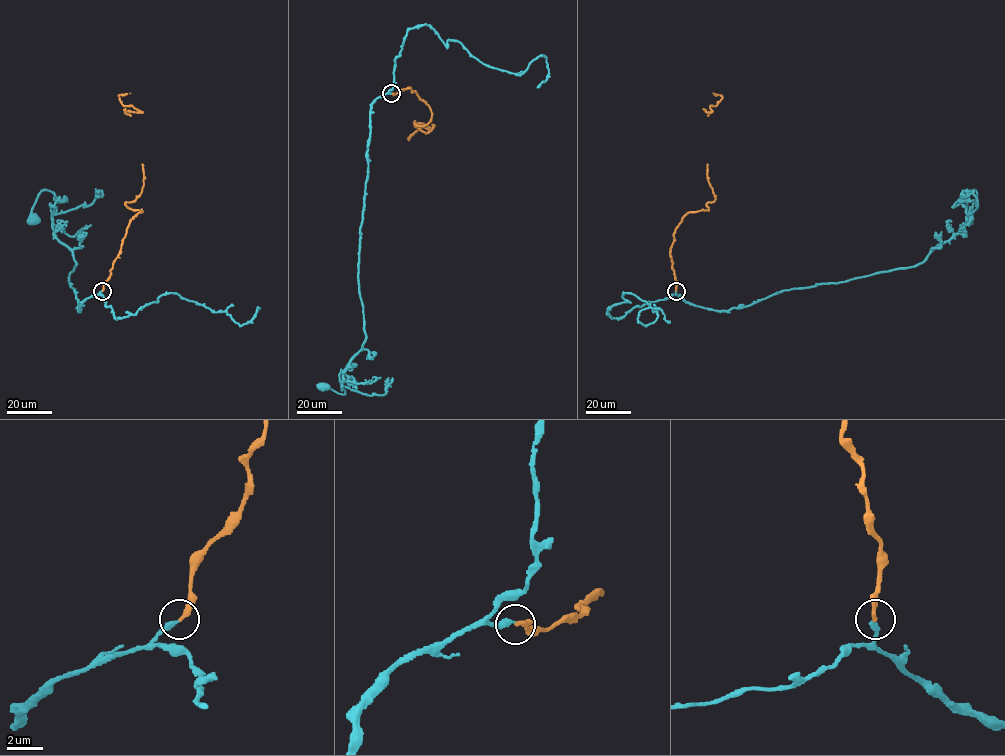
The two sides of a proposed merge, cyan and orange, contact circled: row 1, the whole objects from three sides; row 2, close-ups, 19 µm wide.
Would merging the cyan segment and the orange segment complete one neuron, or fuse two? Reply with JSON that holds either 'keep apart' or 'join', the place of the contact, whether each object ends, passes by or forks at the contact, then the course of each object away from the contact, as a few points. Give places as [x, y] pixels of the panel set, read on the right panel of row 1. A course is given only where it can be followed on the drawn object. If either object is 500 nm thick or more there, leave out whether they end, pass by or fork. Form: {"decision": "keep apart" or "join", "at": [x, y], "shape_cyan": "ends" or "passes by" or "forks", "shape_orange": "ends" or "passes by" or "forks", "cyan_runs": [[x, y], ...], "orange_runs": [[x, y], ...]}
{"decision": "join", "at": [676, 291], "shape_cyan": "ends", "shape_orange": "ends", "cyan_runs": [[676, 291], [687, 303], [727, 311], [785, 290], [913, 267], [964, 229], [975, 190], [968, 220]], "orange_runs": [[676, 290], [675, 229], [688, 212], [708, 210], [714, 200], [706, 112], [722, 97], [714, 94]]}

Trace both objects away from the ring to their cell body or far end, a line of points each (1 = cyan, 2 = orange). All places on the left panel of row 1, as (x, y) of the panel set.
1: (101, 291), (79, 311), (68, 278), (76, 262), (53, 229), (53, 193), (38, 195), (32, 220)
2: (101, 290), (142, 212), (125, 203), (144, 183), (126, 113), (141, 112), (124, 105), (119, 95), (127, 94)

